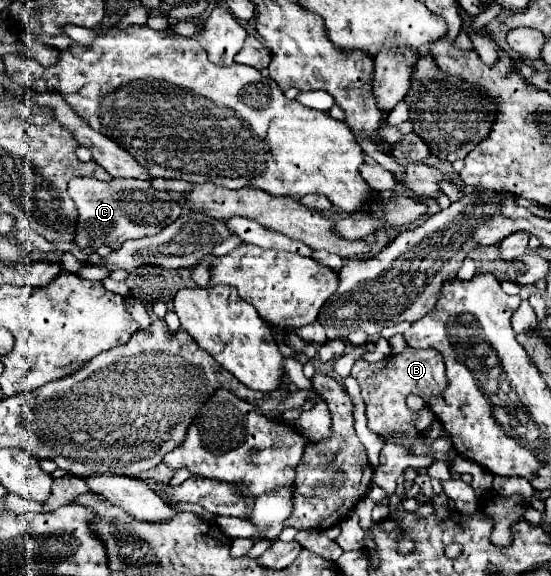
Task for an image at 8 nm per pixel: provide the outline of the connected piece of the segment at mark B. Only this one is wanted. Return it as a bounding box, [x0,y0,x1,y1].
[351,348,447,438]

